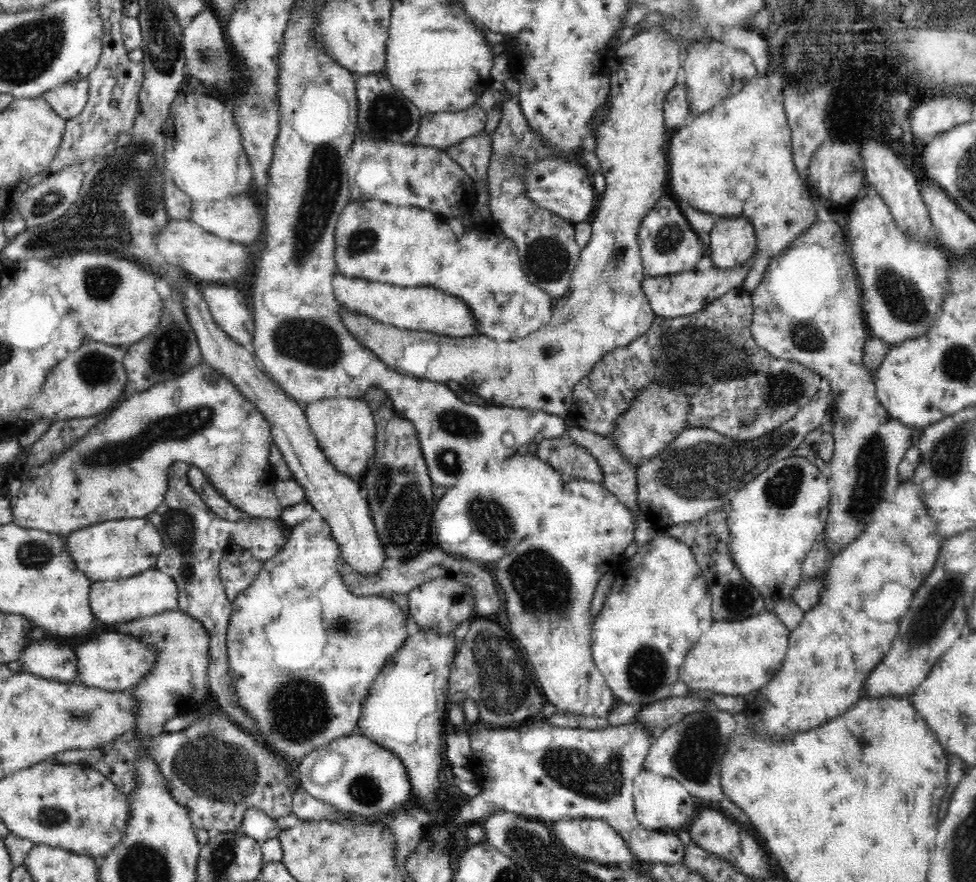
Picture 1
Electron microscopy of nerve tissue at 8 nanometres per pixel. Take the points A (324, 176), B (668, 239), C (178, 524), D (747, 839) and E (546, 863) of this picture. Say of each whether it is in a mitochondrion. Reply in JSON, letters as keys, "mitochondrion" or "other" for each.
{"A":"mitochondrion","B":"mitochondrion","C":"mitochondrion","D":"other","E":"mitochondrion"}

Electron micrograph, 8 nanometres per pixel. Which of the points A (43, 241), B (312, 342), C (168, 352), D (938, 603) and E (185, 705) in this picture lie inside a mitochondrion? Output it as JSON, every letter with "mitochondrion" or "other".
{"A":"mitochondrion","B":"mitochondrion","C":"mitochondrion","D":"mitochondrion","E":"other"}

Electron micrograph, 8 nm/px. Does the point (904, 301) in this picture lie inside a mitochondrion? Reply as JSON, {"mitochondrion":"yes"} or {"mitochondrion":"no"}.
{"mitochondrion":"yes"}

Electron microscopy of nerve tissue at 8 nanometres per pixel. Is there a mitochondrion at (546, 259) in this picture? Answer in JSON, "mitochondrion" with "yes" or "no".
{"mitochondrion":"yes"}

